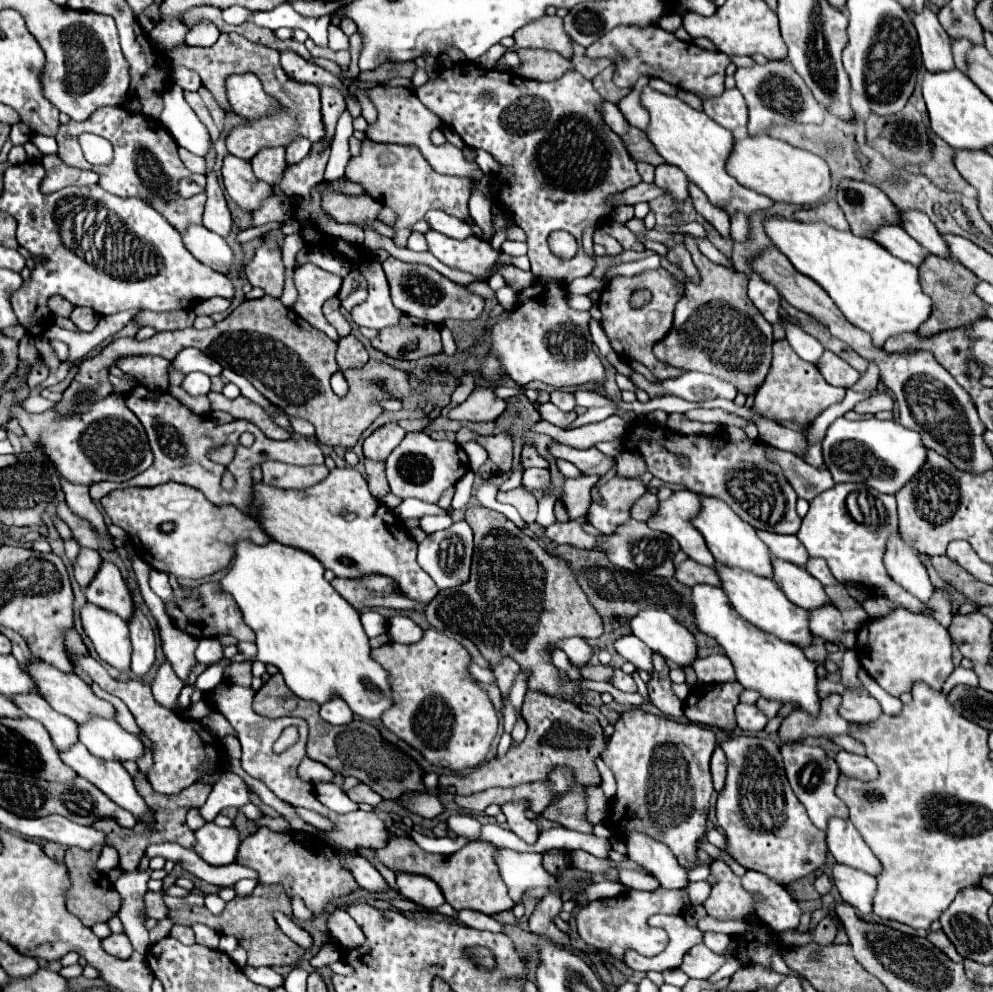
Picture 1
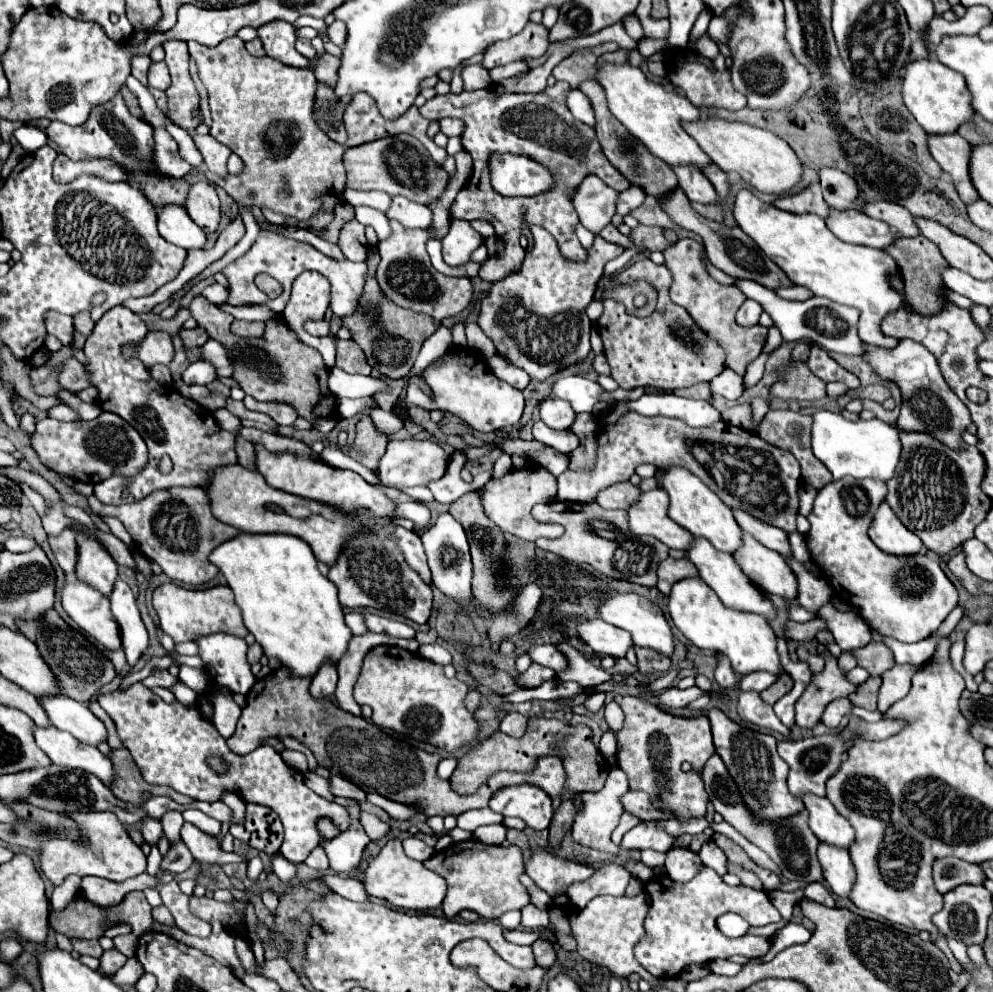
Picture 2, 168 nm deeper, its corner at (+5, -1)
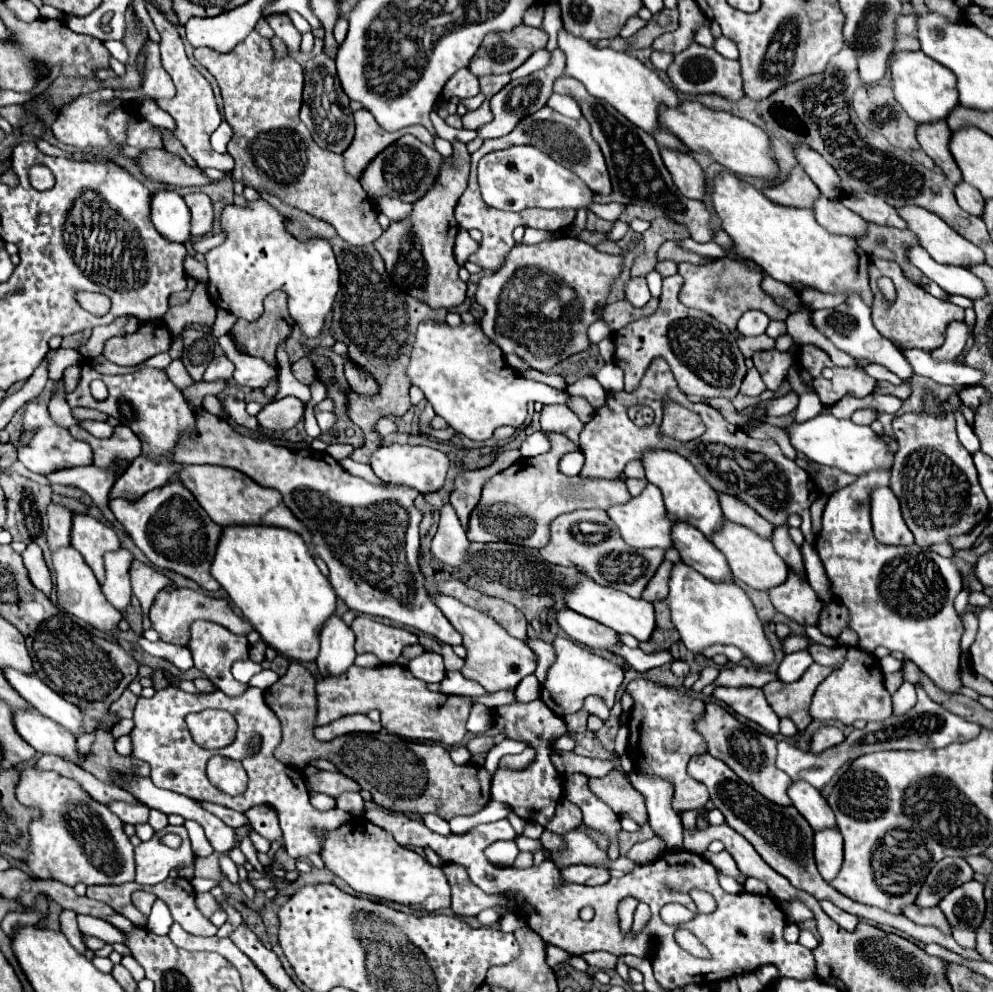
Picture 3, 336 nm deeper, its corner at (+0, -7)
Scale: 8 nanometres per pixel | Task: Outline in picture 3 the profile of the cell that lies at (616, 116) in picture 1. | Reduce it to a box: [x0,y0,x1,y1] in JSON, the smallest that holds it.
[548,94,582,118]

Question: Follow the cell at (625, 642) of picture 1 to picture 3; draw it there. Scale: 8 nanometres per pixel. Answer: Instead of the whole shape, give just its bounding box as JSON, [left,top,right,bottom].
[558,610,622,650]

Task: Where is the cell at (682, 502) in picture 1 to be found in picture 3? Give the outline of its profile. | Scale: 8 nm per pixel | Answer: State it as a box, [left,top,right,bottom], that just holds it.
[608,484,674,550]

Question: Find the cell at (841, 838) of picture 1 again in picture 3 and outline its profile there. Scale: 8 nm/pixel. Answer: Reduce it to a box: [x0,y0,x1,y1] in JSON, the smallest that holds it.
[790,782,838,830]

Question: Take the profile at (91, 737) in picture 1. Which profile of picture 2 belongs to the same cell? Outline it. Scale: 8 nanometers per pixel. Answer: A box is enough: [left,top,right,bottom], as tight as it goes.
[41,696,107,746]

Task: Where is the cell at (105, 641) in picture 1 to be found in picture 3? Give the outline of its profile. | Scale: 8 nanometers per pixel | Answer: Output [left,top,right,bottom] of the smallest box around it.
[52,548,122,634]

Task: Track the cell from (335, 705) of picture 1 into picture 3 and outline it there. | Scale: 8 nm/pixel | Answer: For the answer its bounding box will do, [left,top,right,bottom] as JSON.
[318,616,356,676]

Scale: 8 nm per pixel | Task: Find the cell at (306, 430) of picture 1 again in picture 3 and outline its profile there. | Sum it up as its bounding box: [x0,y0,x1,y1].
[256,396,304,432]

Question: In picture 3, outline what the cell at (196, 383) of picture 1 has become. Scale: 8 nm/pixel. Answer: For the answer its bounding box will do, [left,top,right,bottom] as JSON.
[202,356,234,382]

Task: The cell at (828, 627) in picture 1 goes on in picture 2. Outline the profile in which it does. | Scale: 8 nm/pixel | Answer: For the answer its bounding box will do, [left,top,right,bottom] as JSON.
[787,556,833,612]

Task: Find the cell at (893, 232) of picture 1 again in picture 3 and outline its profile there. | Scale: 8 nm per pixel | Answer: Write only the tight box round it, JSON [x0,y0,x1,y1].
[814,198,868,238]

